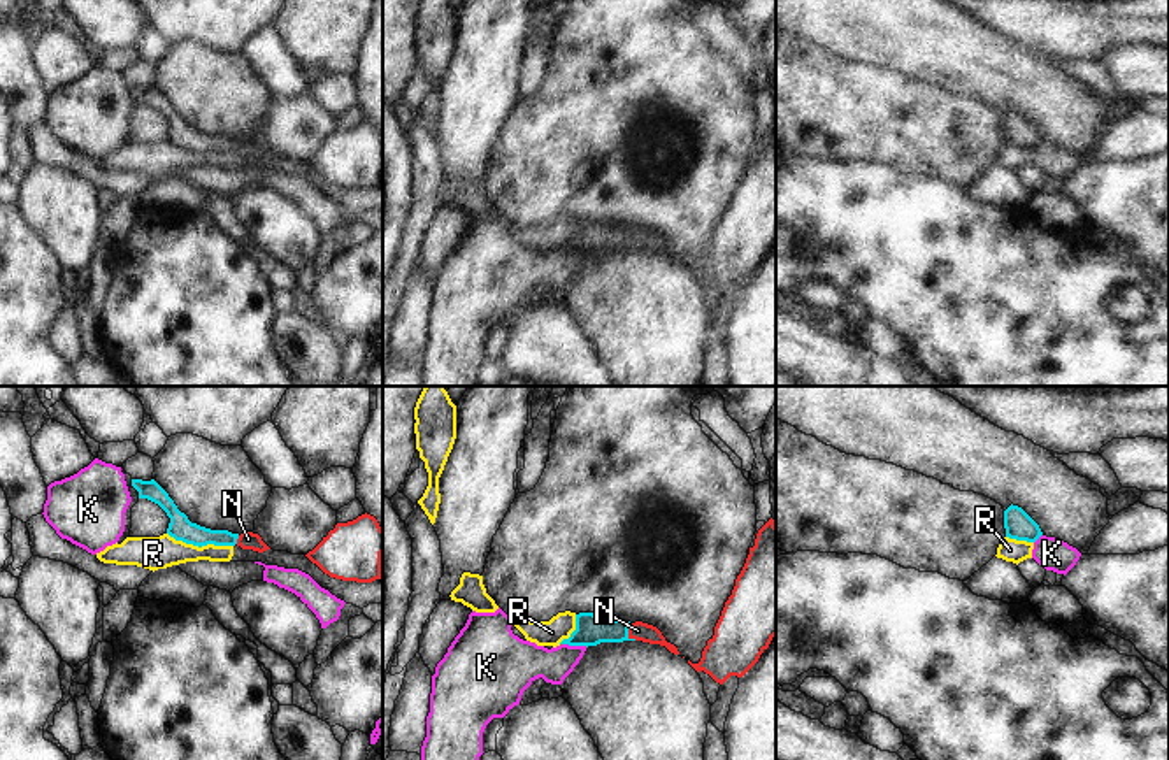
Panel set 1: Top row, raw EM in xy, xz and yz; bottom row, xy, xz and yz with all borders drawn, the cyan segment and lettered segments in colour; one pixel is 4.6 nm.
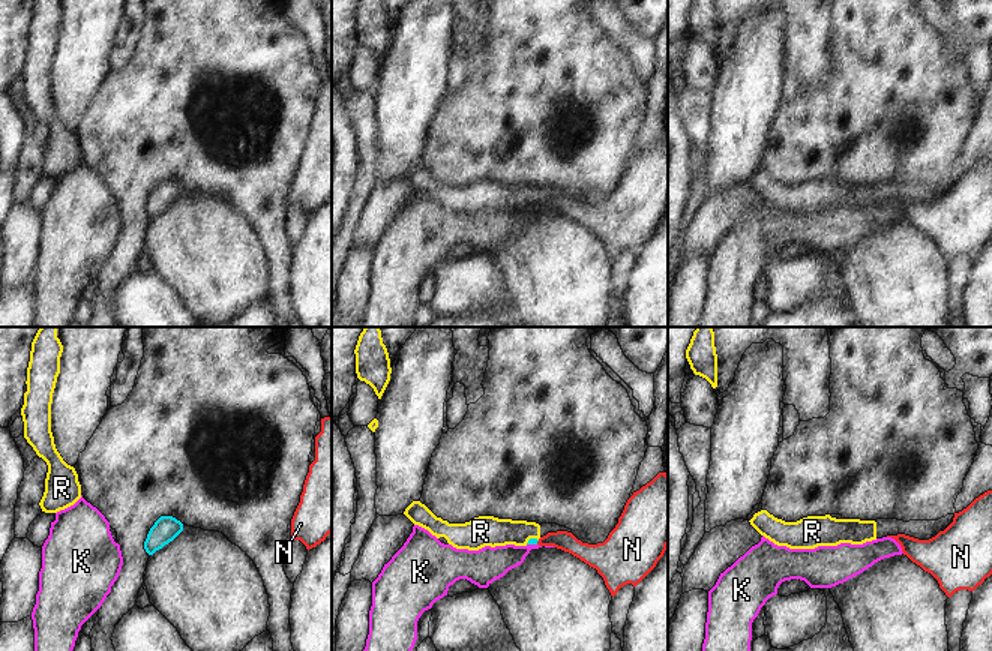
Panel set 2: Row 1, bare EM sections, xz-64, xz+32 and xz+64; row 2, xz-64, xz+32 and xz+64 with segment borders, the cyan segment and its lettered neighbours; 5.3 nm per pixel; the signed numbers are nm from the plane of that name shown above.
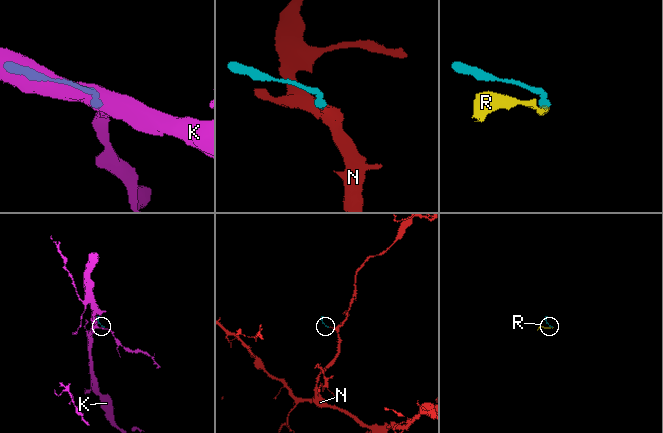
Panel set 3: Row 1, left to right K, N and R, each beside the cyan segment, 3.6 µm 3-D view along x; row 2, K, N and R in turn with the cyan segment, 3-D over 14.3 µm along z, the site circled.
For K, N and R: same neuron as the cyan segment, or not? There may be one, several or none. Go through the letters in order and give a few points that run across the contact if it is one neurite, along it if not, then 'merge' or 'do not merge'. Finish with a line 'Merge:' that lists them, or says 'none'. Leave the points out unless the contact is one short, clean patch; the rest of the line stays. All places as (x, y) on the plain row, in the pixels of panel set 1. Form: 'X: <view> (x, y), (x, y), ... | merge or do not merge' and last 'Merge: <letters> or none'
K: do not merge
N: xz (590, 236), (627, 239), (638, 237) | merge
R: xy (167, 139), (176, 146), (199, 153), (232, 153) | do not merge
Merge: N

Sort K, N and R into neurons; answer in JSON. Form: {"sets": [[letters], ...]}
{"sets": [["K"], ["N"], ["R"]]}

